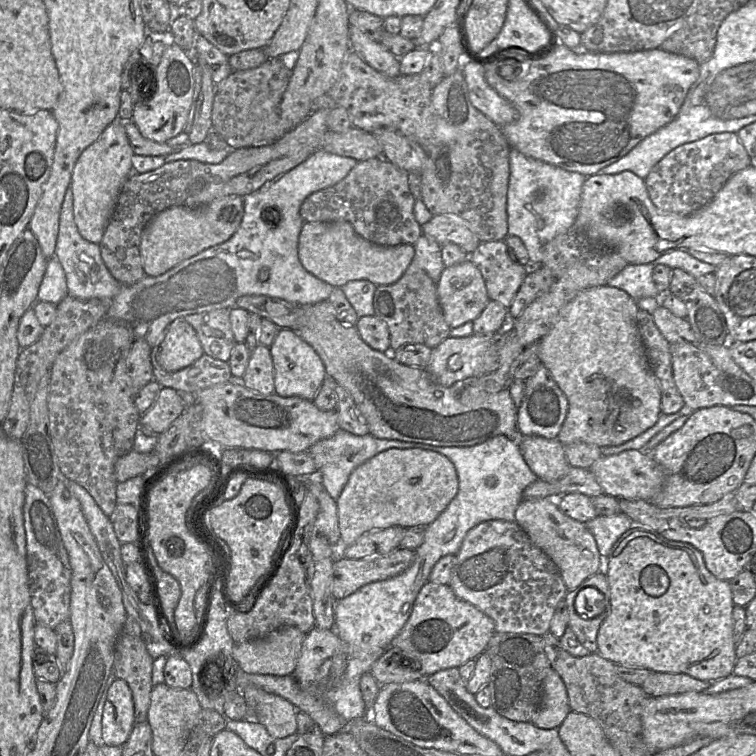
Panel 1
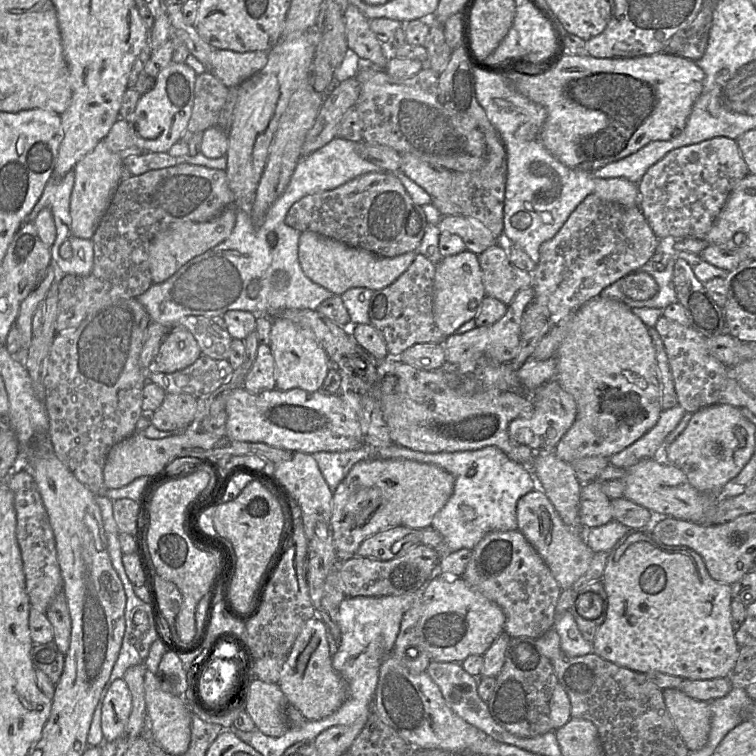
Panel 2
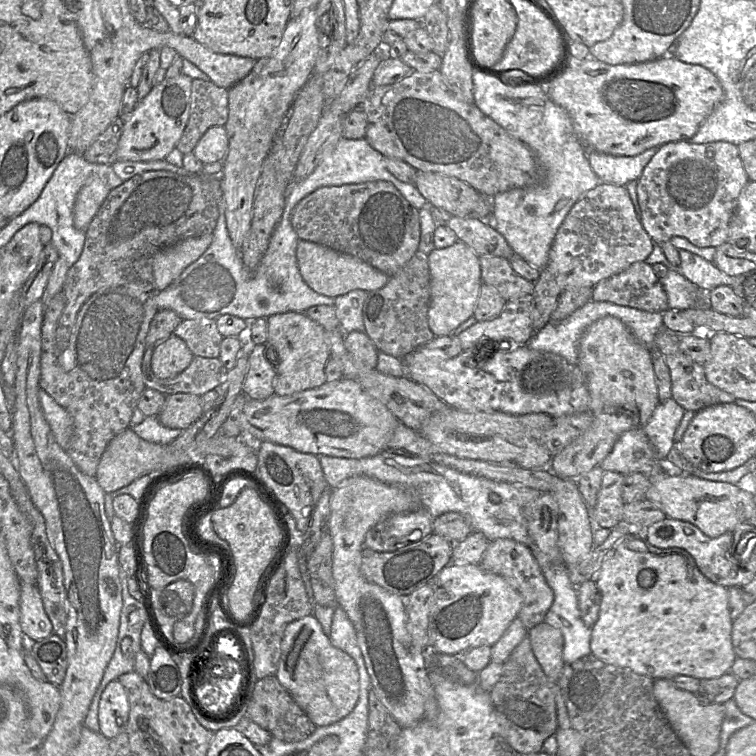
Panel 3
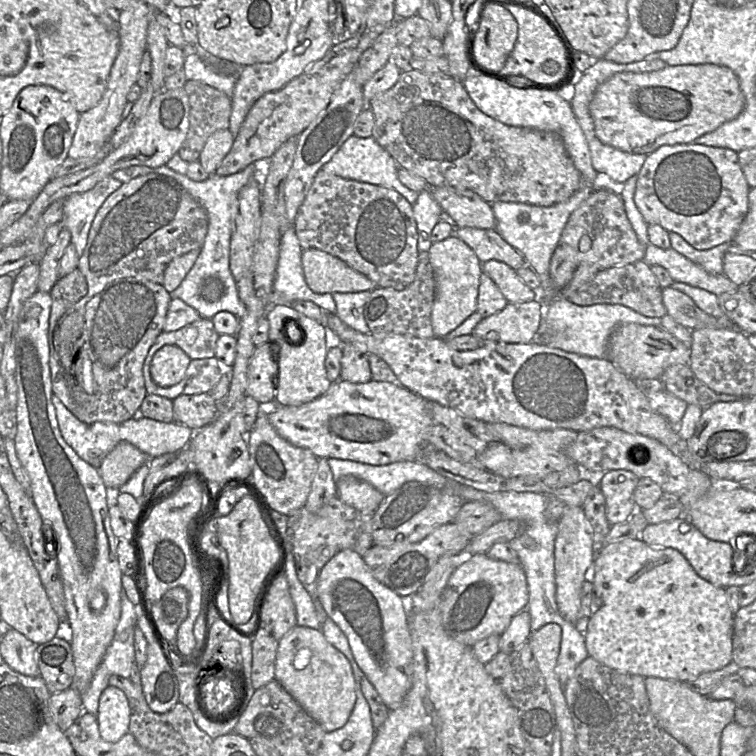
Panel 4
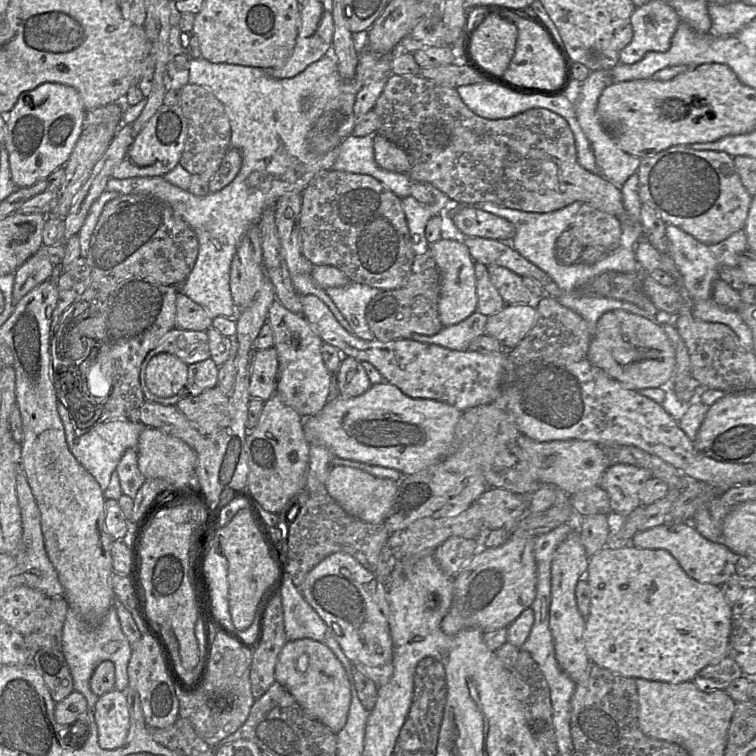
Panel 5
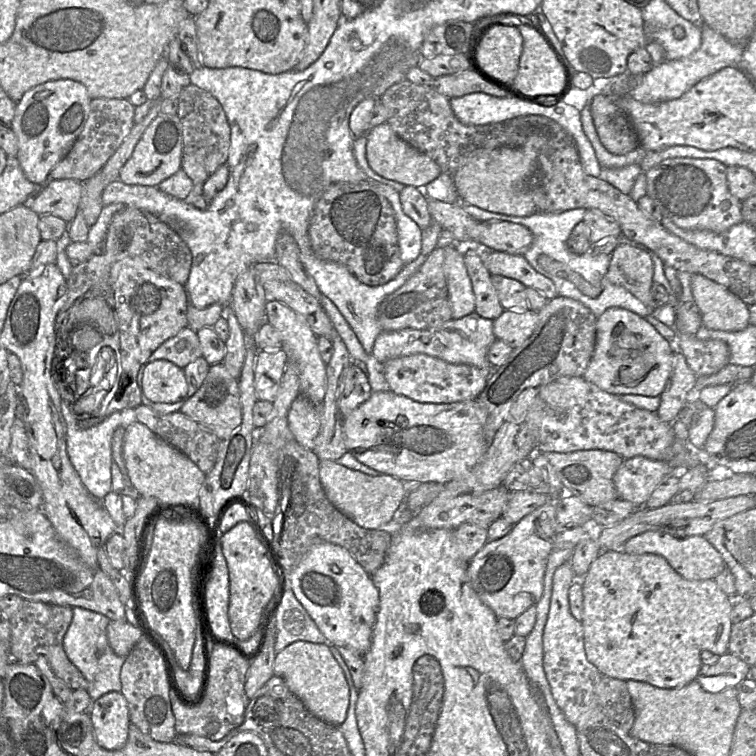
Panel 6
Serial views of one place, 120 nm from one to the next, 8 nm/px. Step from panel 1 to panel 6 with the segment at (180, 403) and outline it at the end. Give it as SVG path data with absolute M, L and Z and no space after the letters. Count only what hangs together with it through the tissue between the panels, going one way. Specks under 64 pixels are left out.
M222 362L210 365L202 385L186 399L180 412L212 432L220 440L228 437L241 423L238 379L231 376Z

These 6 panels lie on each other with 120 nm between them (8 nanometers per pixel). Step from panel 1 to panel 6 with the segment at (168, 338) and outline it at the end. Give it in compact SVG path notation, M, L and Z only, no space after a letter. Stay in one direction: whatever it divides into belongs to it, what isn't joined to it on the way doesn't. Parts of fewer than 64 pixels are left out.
M164 359L147 363L143 370L141 392L153 403L186 401L188 385L184 370Z

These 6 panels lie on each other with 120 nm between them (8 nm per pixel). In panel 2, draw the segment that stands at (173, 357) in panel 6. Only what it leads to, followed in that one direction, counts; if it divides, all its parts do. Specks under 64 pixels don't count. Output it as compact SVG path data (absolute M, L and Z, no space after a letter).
M189 316L177 325L185 327L195 338L203 355L215 360L227 360L232 337L222 316Z

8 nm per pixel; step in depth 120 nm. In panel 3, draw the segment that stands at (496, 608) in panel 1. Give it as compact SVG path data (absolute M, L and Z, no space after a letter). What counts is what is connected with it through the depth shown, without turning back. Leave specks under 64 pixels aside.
M494 539L490 541L479 565L484 570L504 578L521 595L522 607L517 617L527 630L544 622L545 615L553 604L554 593L529 547L512 539Z

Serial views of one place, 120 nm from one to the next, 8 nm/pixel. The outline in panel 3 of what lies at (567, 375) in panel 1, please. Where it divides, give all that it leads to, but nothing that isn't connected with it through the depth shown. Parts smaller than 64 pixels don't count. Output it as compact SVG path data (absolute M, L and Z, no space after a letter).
M606 316L589 326L579 343L577 364L587 381L592 423L552 457L550 470L561 479L577 479L599 466L623 433L643 429L660 403L652 350L640 343L616 317Z

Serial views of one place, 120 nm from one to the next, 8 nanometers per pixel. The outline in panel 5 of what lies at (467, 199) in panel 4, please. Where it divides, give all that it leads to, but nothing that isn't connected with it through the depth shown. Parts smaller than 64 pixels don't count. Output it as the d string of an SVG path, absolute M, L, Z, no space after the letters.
M473 205L459 207L453 215L453 223L465 237L483 237L510 242L516 234L513 223Z

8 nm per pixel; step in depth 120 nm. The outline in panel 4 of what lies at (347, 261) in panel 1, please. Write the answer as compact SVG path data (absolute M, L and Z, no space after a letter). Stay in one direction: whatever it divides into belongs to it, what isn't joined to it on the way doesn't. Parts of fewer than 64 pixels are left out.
M305 249L301 260L306 283L315 293L373 291L376 288L365 275L324 251Z

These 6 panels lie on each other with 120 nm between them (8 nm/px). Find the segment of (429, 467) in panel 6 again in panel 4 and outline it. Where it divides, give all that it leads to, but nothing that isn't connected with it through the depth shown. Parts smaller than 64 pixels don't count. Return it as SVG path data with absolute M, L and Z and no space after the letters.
M343 380L332 382L325 394L301 406L282 406L268 410L267 419L276 432L289 443L310 450L317 458L351 460L370 465L387 465L399 461L417 461L420 449L426 444L426 431L431 425L429 401L402 387L399 383L371 380L367 383L350 383Z

